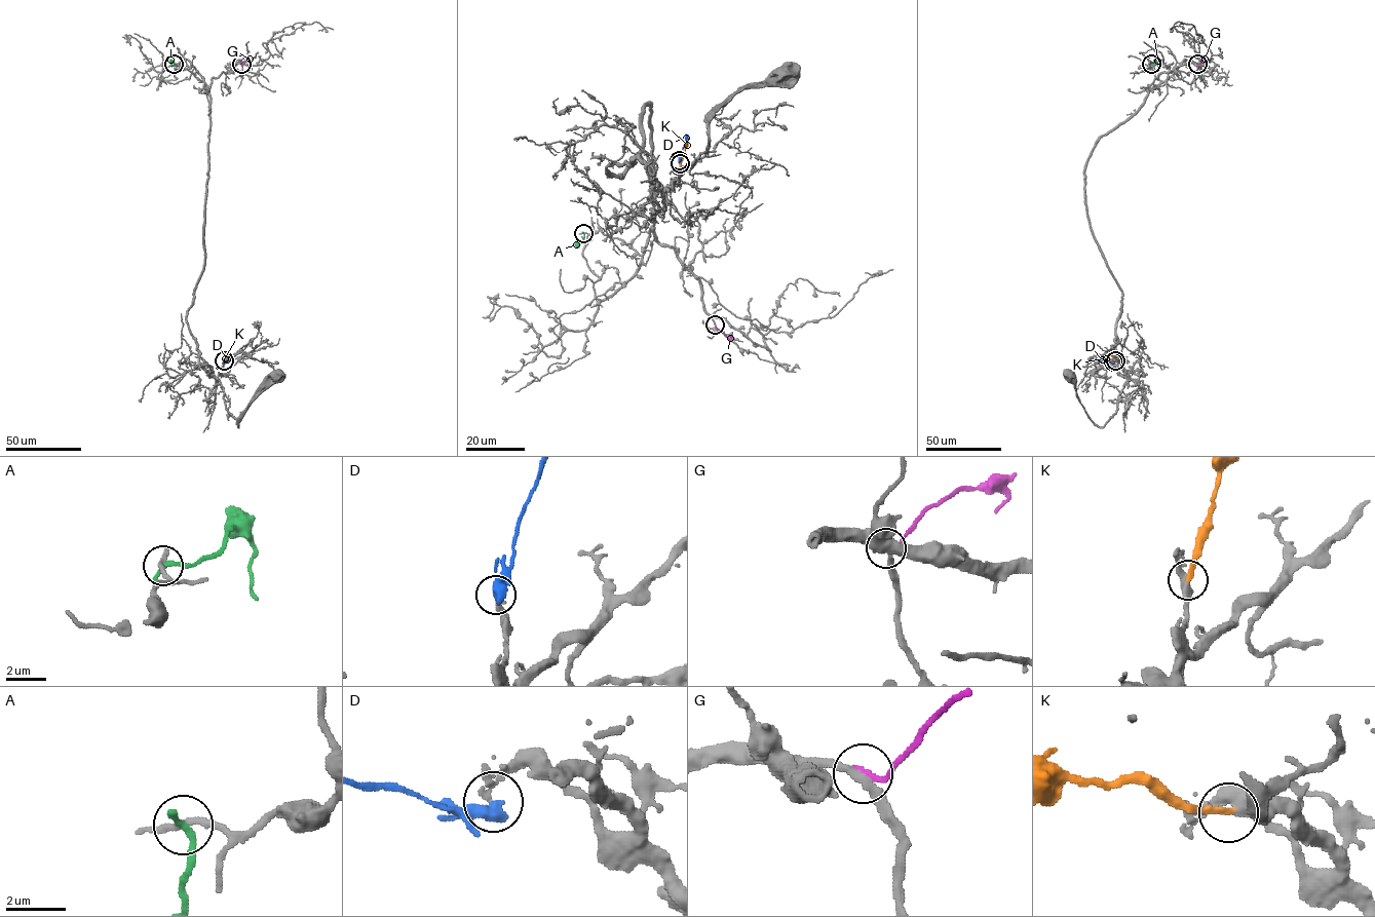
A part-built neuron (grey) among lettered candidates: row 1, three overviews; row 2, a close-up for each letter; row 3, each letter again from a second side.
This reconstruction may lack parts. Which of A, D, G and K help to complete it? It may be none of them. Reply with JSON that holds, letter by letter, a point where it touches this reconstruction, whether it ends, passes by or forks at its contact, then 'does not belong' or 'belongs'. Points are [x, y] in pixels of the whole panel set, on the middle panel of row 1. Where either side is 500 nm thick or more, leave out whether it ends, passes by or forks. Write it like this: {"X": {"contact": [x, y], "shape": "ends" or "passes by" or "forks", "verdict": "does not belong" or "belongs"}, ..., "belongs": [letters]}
{"A": {"contact": [583, 233], "shape": "ends", "verdict": "does not belong"}, "D": {"contact": [679, 160], "verdict": "does not belong"}, "G": {"contact": [715, 325], "shape": "ends", "verdict": "does not belong"}, "K": {"contact": [680, 163], "shape": "ends", "verdict": "belongs"}, "belongs": ["K"]}

